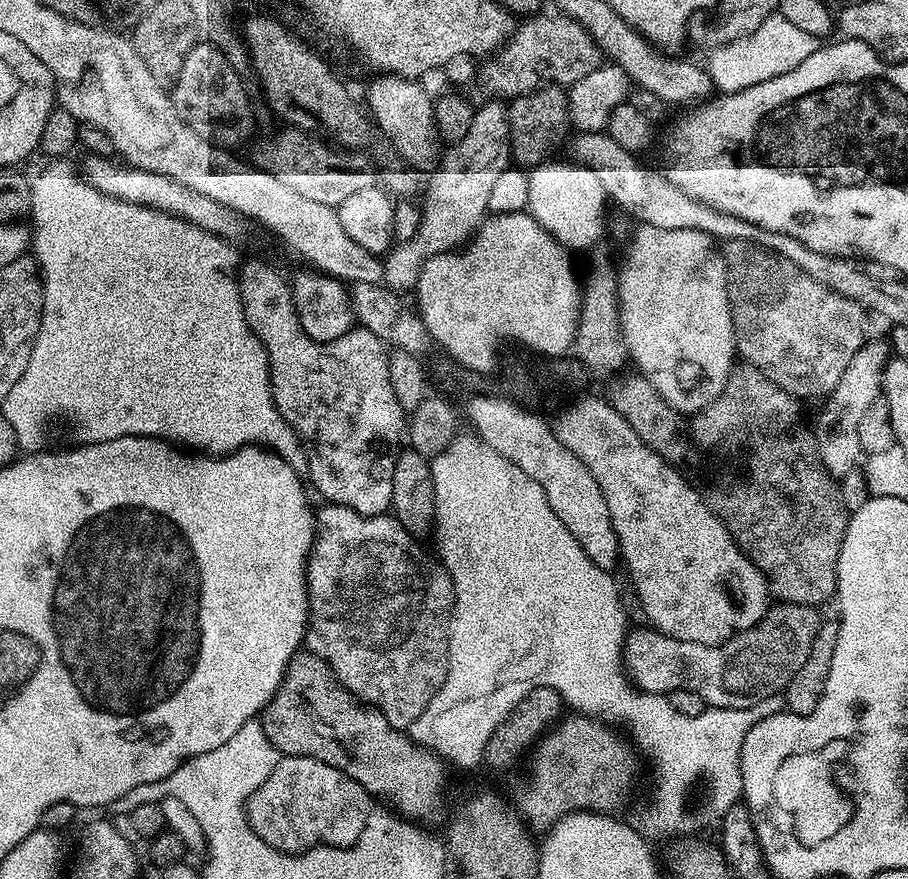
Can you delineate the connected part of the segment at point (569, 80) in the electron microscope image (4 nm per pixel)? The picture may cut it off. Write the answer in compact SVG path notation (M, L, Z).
M536 14L517 23L512 35L483 61L482 80L484 76L484 84L493 97L515 98L531 94L545 84L571 86L578 78L586 78L586 74L601 67L600 48L583 26L569 16L544 15Z

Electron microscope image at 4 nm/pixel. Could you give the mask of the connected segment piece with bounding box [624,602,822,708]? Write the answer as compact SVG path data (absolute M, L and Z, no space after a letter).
M777 603L769 607L768 613L754 626L721 644L682 642L657 632L651 626L643 626L637 632L636 629L629 631L624 642L624 666L628 679L642 692L663 696L674 690L694 690L694 694L698 694L698 698L702 698L709 708L749 708L766 698L781 695L790 678L798 674L802 662L806 662L806 654L810 654L814 634L822 623L822 616L816 612L819 611L810 604Z

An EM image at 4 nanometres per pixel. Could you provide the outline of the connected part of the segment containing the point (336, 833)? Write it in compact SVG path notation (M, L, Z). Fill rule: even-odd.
M281 755L270 778L266 778L266 782L262 782L262 786L258 786L254 794L250 794L246 801L246 811L250 826L254 834L258 834L258 838L262 838L279 852L299 854L322 844L329 844L332 848L350 847L355 840L360 839L373 804L373 797L368 795L367 790L358 786L354 778L342 774L342 770L334 770L334 766L318 762L318 758Z

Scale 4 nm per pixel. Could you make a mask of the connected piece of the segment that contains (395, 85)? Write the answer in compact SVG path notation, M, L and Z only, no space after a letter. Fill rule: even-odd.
M380 74L375 78L377 80L368 84L368 104L366 103L371 119L390 141L395 155L405 160L401 160L405 165L416 170L431 169L442 152L441 141L436 135L433 97L428 97L427 90L420 85L423 83L406 76Z

